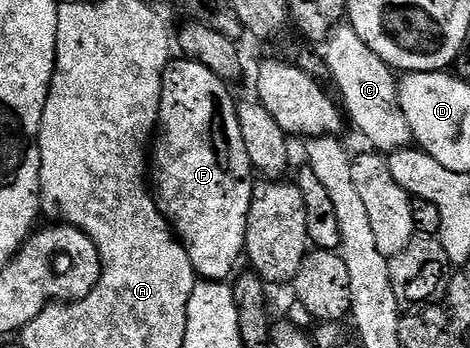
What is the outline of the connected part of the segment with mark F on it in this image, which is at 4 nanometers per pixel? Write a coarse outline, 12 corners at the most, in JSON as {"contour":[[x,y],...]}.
{"contour":[[174,59],[151,156],[194,272],[225,282],[255,183],[238,101]]}

